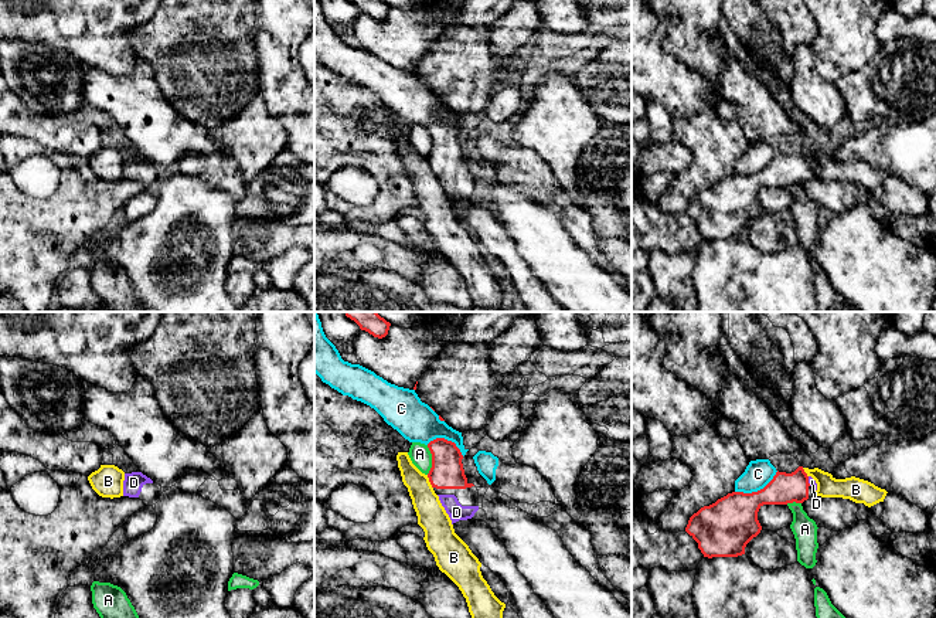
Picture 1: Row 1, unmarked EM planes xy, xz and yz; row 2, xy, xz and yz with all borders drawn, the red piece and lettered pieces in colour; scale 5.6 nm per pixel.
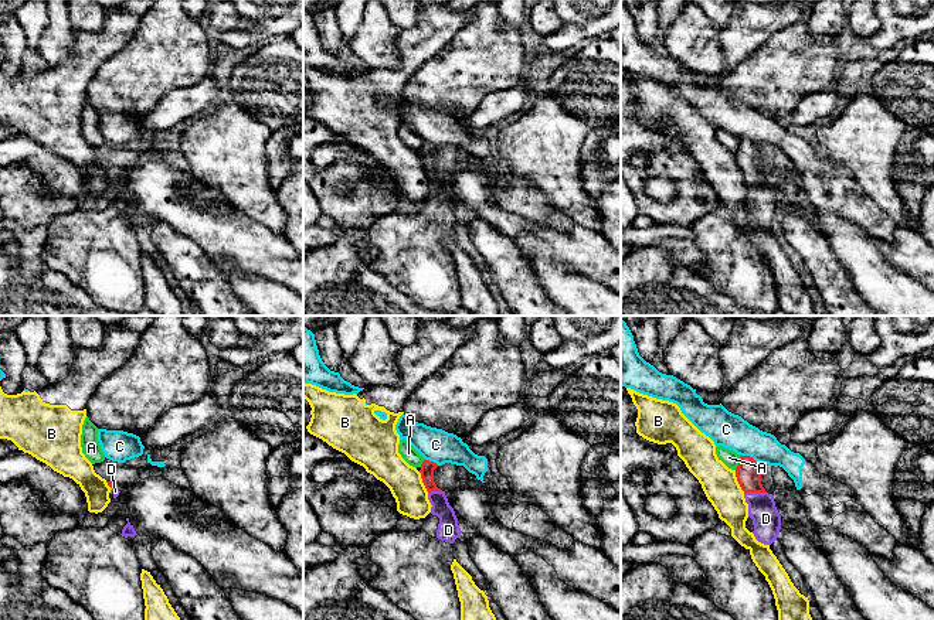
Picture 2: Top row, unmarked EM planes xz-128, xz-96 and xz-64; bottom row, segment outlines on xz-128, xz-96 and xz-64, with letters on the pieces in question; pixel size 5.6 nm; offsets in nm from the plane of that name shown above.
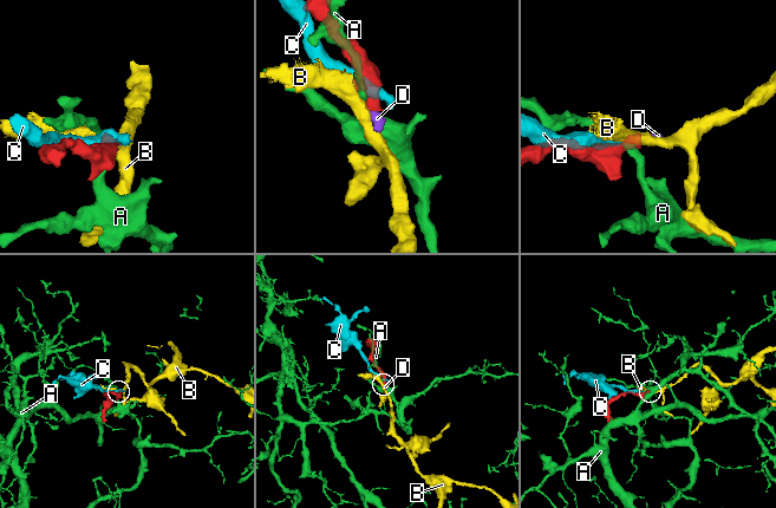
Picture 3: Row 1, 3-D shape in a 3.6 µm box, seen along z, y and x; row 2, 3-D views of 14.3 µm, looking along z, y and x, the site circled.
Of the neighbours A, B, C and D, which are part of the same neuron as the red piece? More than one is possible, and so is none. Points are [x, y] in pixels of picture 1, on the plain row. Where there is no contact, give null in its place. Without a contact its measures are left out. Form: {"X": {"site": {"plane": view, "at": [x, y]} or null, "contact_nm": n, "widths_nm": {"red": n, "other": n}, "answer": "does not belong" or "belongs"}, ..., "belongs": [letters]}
{"A": {"site": {"plane": "xz", "at": [432, 142]}, "contact_nm": 170, "widths_nm": {"red": 190, "other": 120}, "answer": "does not belong"}, "B": {"site": {"plane": "xz", "at": [429, 163]}, "contact_nm": 90, "widths_nm": {"red": 190, "other": 170}, "answer": "does not belong"}, "C": {"site": {"plane": "yz", "at": [758, 173]}, "contact_nm": 280, "widths_nm": {"red": 300, "other": 160}, "answer": "does not belong"}, "D": {"site": {"plane": "yz", "at": [807, 163]}, "contact_nm": 60, "widths_nm": {"red": 180, "other": 40}, "answer": "belongs"}, "belongs": ["D"]}

